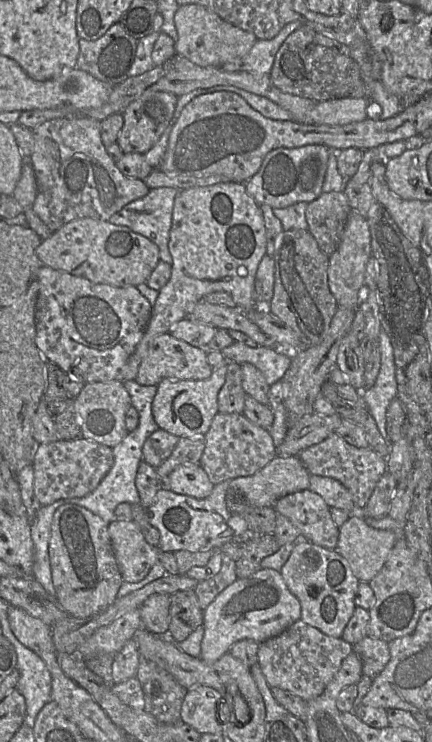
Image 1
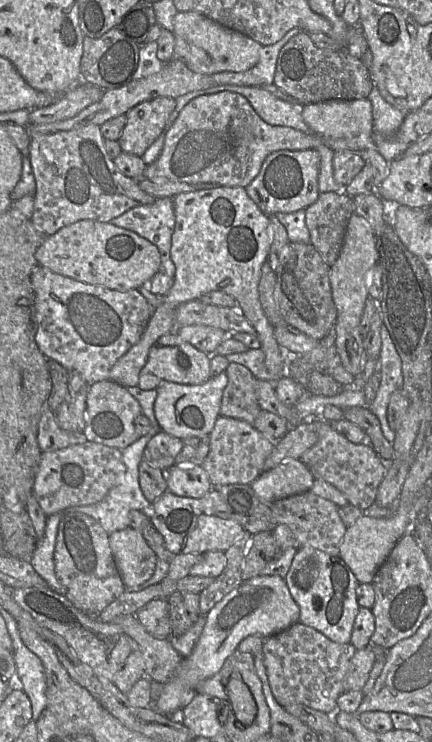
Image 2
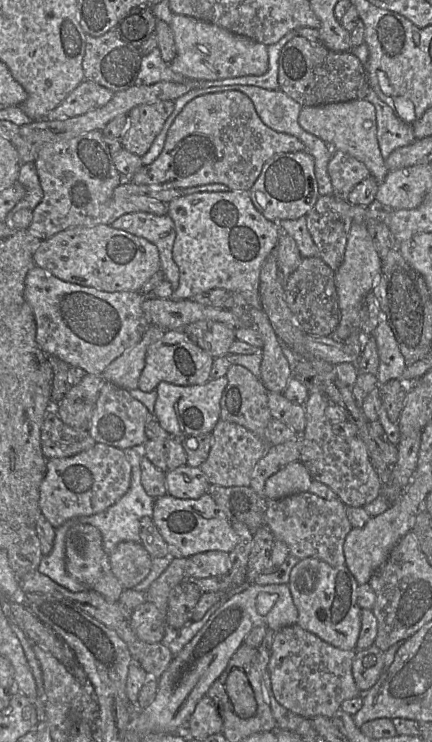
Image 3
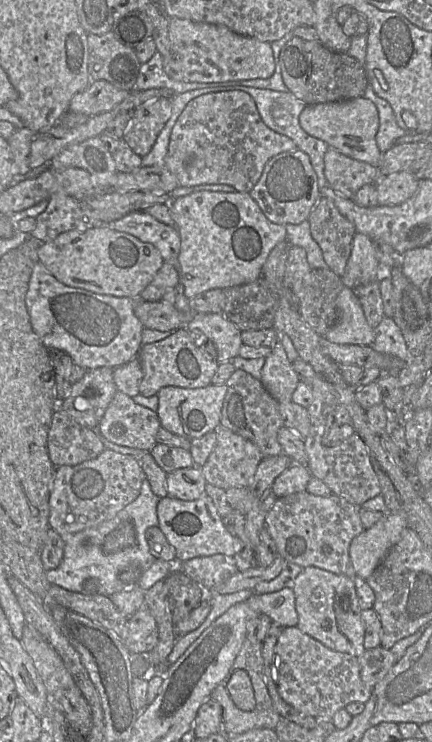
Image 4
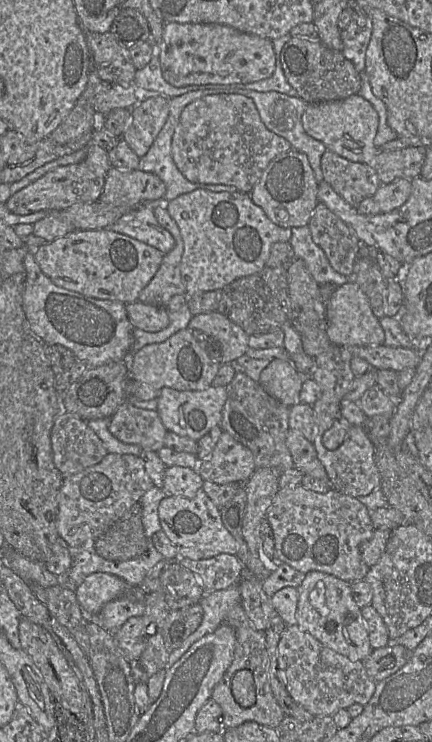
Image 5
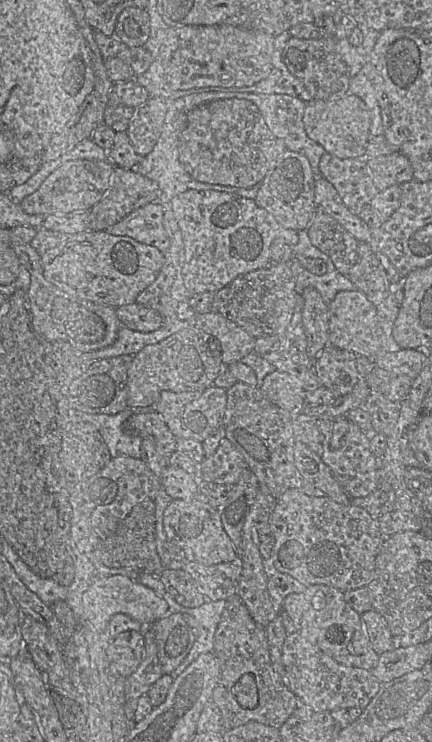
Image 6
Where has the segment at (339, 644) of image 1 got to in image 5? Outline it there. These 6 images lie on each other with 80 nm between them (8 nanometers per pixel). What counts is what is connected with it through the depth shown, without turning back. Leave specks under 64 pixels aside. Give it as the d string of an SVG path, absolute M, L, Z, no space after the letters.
M297 624L287 626L280 638L277 665L291 698L313 716L333 716L337 711L347 709L352 704L364 706L375 692L376 682L368 677L363 662L351 661L346 656L333 651L308 632L302 631Z

